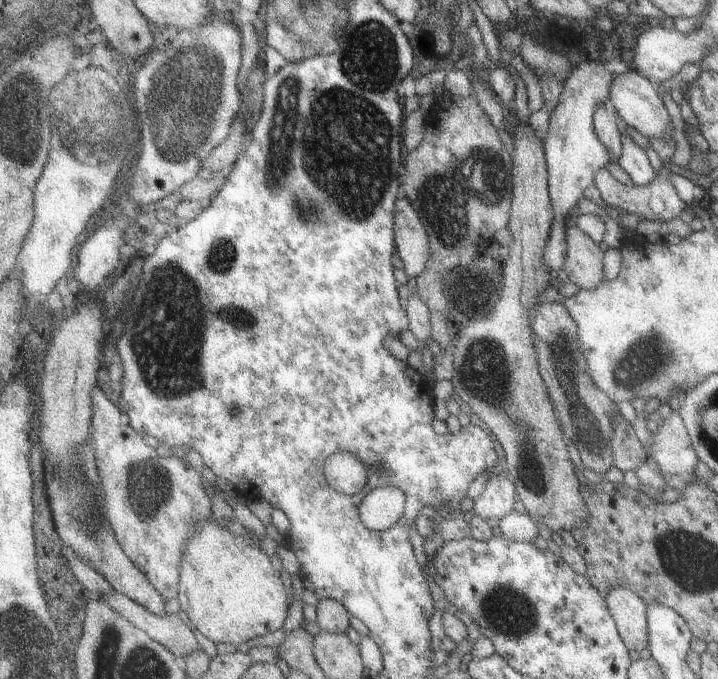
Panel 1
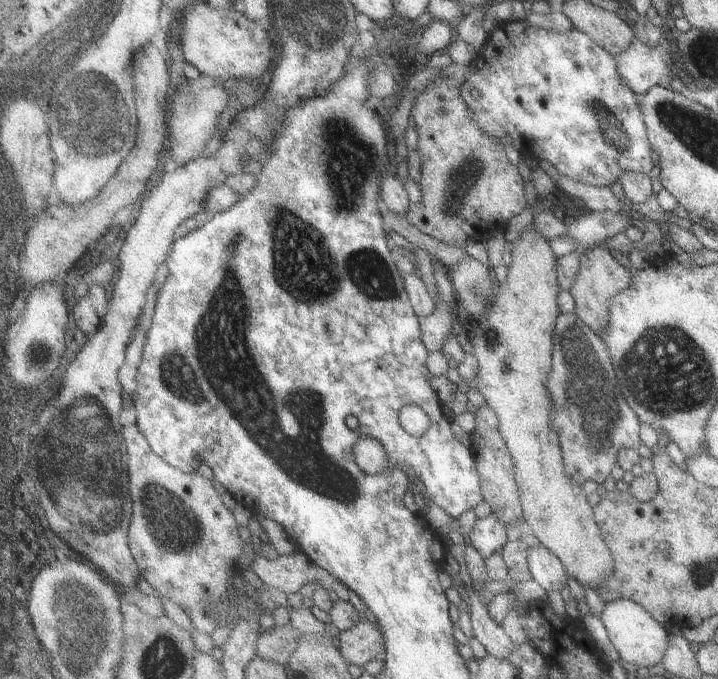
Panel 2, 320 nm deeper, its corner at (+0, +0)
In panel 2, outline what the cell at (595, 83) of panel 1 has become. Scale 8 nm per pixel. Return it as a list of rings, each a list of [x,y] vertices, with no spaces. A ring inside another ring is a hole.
[[[637,38],[615,57],[618,71],[635,92],[644,95],[655,85],[661,84],[665,74],[671,76],[676,62],[673,60],[673,49],[677,54],[675,44],[669,41],[660,41],[652,47]]]

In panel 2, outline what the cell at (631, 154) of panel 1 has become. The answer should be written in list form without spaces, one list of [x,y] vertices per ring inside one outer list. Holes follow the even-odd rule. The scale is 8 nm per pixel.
[[[524,18],[518,21],[505,21],[502,25],[490,33],[489,40],[479,50],[479,56],[469,65],[466,81],[463,83],[461,94],[464,101],[471,108],[472,121],[488,133],[493,140],[500,143],[501,146],[510,144],[522,157],[543,159],[553,165],[561,175],[580,183],[595,185],[596,187],[609,187],[611,184],[617,184],[621,180],[621,175],[625,173],[647,173],[653,168],[653,158],[651,158],[651,143],[647,140],[646,122],[643,122],[644,112],[639,108],[639,102],[635,98],[635,91],[622,79],[618,71],[616,58],[595,40],[592,40],[581,30],[572,29],[569,32],[551,32],[545,28],[530,25]],[[523,28],[523,32],[517,34],[512,40],[507,40],[505,30],[517,30]]]

